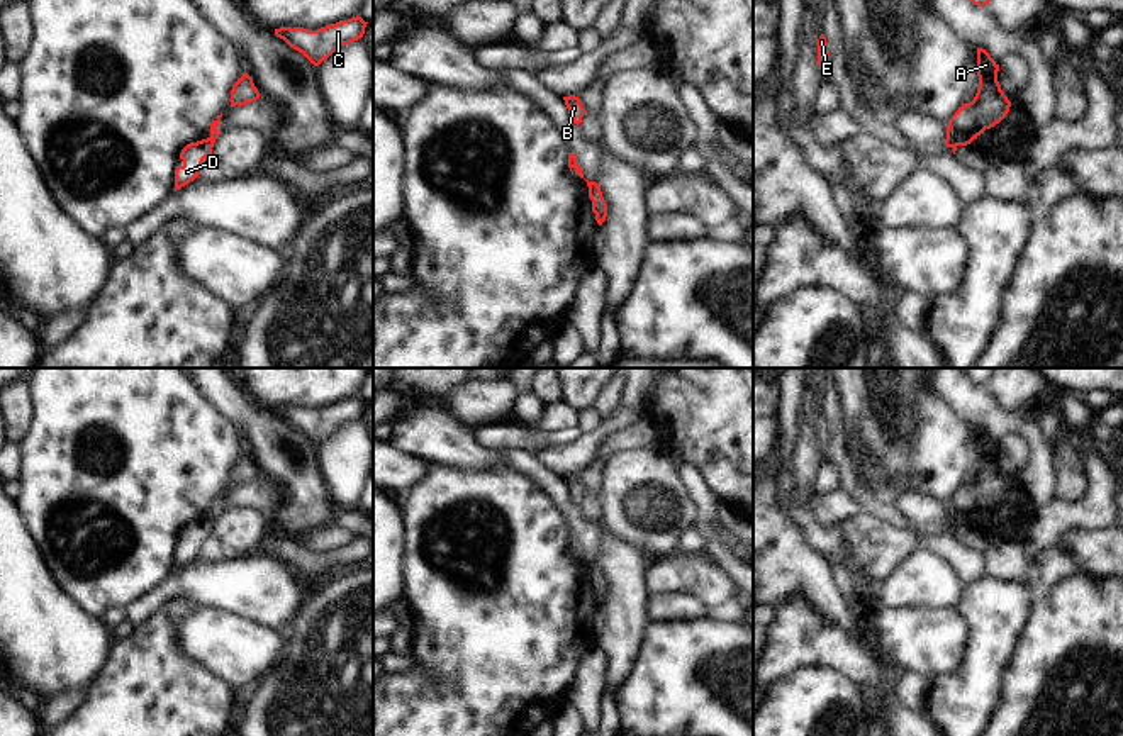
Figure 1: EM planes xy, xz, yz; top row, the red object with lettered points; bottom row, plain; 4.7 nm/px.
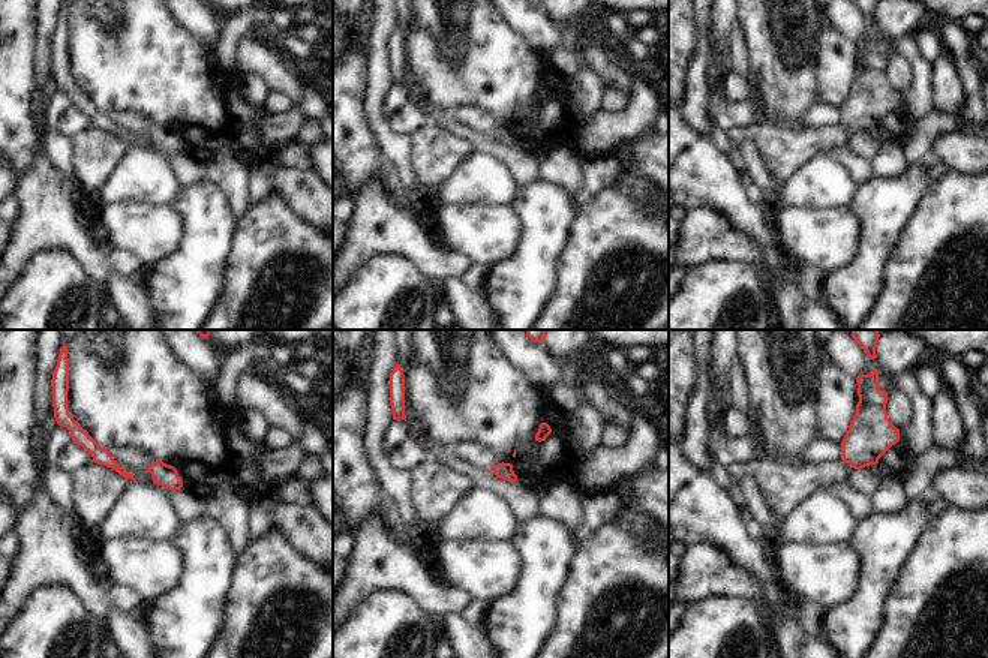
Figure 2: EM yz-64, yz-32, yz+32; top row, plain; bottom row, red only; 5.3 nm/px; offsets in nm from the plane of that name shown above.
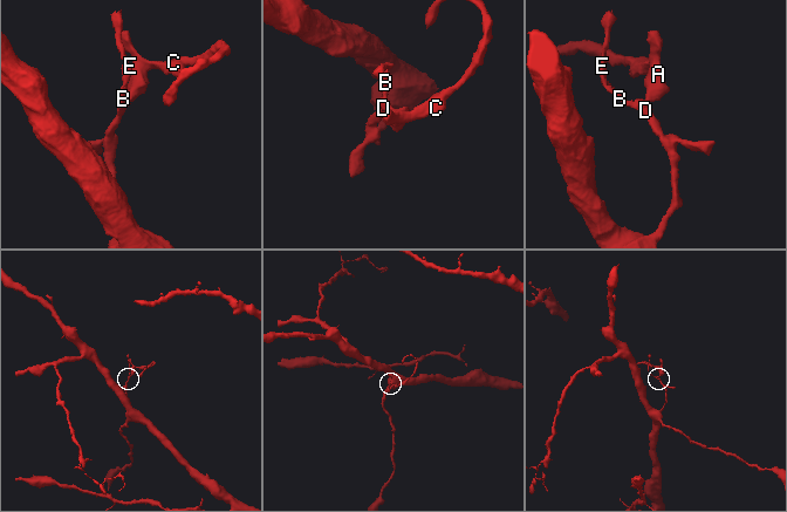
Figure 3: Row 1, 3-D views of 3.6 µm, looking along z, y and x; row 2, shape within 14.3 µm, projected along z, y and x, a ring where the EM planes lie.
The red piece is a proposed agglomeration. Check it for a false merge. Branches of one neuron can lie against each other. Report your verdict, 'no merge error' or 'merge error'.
merge error

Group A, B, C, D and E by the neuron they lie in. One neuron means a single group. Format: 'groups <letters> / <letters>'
groups A C / B D E

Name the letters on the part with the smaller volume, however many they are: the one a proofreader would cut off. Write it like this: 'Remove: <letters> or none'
Remove: A, C

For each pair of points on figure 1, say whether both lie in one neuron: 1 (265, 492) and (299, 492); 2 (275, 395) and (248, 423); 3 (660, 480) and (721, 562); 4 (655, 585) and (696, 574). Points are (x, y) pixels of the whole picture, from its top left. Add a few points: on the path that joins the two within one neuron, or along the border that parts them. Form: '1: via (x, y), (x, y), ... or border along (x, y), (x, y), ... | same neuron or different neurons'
1: border along (260, 475), (280, 490), (284, 502) | different neurons
2: border along (236, 385), (273, 411) | different neurons
3: border along (681, 484), (696, 509), (692, 524) | different neurons
4: via (665, 584), (686, 575) | same neuron

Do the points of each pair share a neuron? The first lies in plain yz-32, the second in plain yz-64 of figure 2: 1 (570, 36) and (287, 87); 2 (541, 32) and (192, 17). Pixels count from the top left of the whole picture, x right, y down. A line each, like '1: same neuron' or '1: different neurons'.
1: different neurons
2: same neuron

